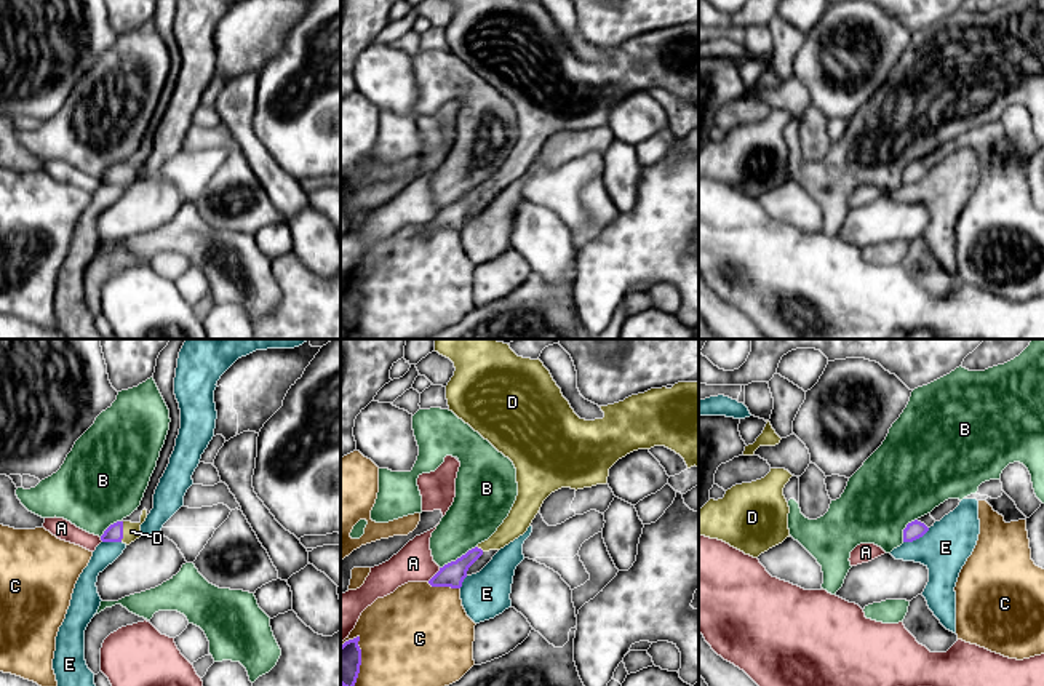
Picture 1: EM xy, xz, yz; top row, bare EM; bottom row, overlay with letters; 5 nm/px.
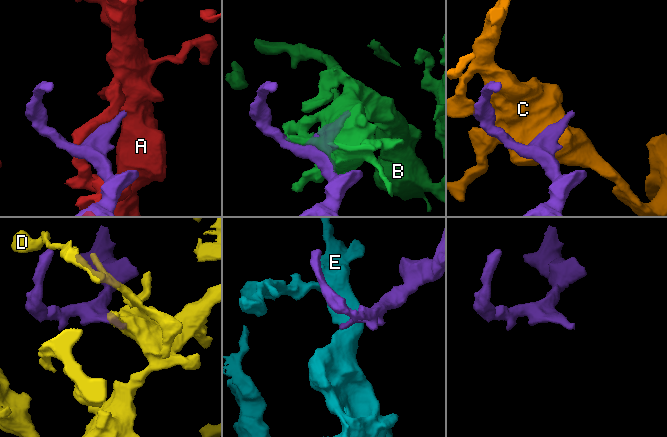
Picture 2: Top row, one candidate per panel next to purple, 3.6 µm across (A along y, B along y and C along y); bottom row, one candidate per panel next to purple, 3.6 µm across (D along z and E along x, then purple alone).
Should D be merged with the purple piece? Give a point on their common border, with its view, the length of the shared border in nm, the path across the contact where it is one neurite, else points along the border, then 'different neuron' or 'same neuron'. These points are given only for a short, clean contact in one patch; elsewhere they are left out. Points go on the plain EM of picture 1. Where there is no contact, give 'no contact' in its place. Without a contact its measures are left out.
meets purple in xy at (122, 173); contact 110 nm long; runs through xy (114, 175), (122, 173), (131, 173); same neuron

